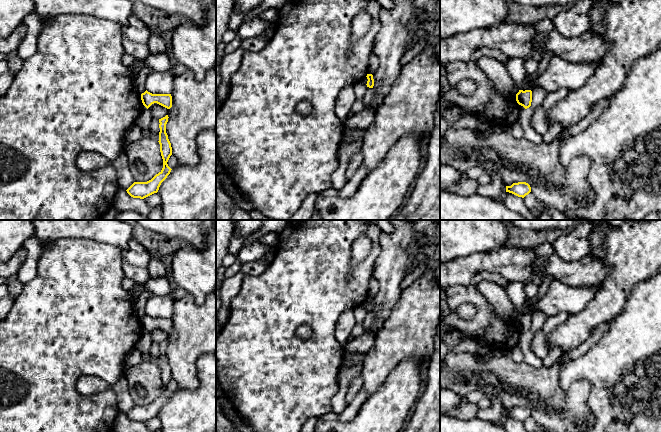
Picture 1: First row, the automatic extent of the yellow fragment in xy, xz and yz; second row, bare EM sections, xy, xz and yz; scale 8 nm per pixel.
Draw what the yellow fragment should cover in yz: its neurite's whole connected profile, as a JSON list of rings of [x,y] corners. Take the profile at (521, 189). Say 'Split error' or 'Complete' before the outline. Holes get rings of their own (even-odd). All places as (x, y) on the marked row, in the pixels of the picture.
Complete. [[[518,182],[518,183],[513,183],[511,186],[506,186],[506,192],[524,198],[526,195],[528,195],[531,192],[531,187],[526,182]]]

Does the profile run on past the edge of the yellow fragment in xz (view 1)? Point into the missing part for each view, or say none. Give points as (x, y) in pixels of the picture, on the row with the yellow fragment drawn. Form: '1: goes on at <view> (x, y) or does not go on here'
1: does not go on here

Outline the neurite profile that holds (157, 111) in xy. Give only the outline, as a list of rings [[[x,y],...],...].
[[[157,103],[152,104],[147,111],[152,115],[153,119],[161,119],[168,114],[168,109]]]

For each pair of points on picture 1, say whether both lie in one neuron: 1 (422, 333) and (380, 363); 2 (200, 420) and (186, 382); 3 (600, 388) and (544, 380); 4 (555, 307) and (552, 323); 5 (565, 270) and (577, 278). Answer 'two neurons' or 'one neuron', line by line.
1: one neuron
2: two neurons
3: two neurons
4: two neurons
5: one neuron

